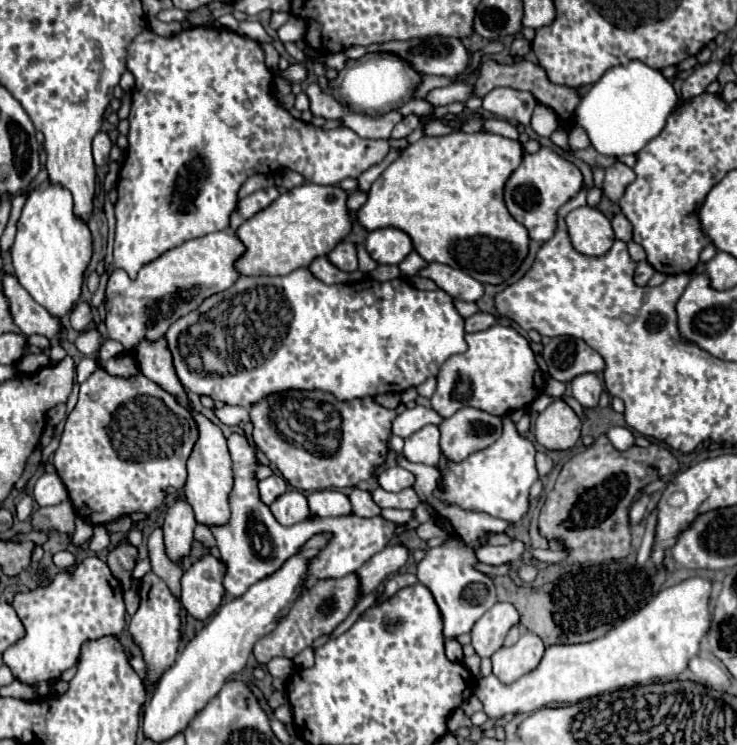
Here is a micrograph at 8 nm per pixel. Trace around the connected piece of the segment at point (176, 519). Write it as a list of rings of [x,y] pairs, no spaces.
[[[177,501],[167,509],[163,523],[163,537],[165,537],[165,553],[169,561],[181,565],[183,557],[191,555],[195,525],[197,521],[187,501]]]

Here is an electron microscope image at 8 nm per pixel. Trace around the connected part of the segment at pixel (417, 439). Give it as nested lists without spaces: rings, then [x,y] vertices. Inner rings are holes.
[[[427,425],[405,439],[403,457],[411,463],[423,465],[439,465],[441,449],[439,449],[439,429],[437,425]]]

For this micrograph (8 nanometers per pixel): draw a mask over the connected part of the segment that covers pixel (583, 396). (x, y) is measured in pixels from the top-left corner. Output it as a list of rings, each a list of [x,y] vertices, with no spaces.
[[[585,373],[579,375],[571,381],[571,389],[573,389],[573,397],[587,409],[597,407],[599,403],[599,395],[603,391],[603,383],[599,381],[597,375],[593,373]]]

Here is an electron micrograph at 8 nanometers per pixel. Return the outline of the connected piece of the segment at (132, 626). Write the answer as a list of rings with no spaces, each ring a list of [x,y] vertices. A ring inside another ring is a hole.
[[[147,573],[141,579],[141,589],[139,589],[139,611],[131,617],[129,623],[129,633],[133,637],[133,643],[141,649],[143,661],[145,661],[145,685],[155,687],[159,677],[175,663],[177,651],[179,651],[179,603],[171,595],[169,587],[165,585],[163,579],[159,579],[155,573]]]

